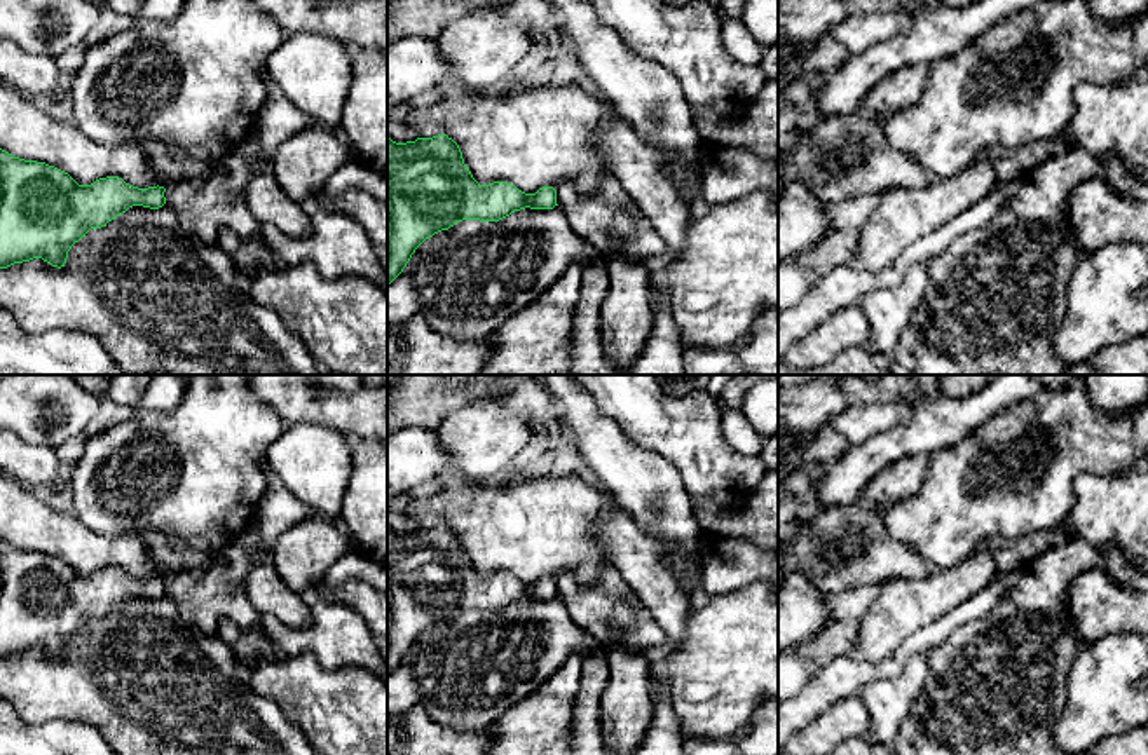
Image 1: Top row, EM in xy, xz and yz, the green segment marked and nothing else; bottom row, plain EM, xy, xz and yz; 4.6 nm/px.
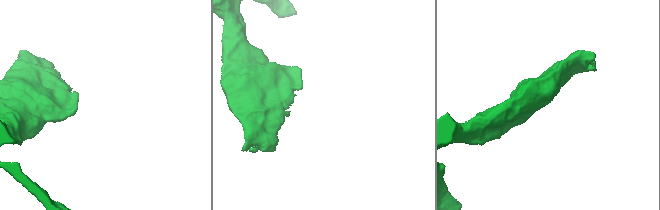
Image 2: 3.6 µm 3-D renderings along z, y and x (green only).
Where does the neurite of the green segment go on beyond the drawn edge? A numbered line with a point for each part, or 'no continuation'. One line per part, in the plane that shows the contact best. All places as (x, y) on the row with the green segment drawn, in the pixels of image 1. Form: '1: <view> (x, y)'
no continuation

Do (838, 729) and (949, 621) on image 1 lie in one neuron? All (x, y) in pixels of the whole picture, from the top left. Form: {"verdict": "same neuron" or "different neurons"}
{"verdict": "different neurons"}

